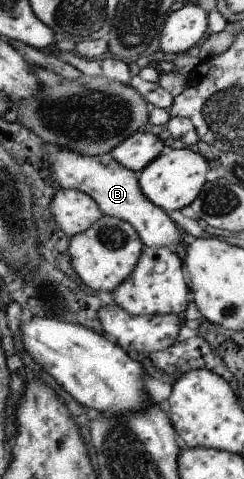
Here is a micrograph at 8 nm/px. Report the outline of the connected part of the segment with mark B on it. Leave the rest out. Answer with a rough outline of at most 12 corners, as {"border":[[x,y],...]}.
{"border":[[49,148],[62,189],[91,195],[147,248],[175,249],[183,229],[111,154]]}

